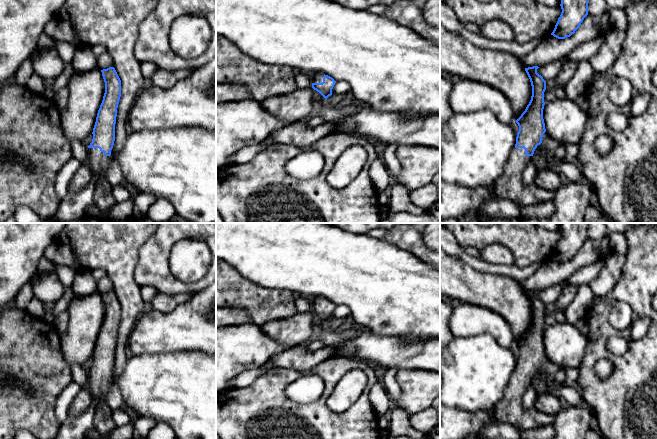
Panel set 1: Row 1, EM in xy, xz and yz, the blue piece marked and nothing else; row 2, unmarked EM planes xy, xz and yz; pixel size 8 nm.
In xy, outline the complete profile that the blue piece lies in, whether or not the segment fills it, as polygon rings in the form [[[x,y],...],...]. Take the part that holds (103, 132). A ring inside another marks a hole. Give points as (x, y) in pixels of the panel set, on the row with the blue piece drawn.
[[[114,67],[101,70],[105,93],[93,128],[93,139],[88,146],[88,165],[99,178],[94,190],[94,205],[101,211],[110,211],[116,204],[113,187],[105,177],[111,150],[115,141],[117,108],[121,97],[121,80]]]

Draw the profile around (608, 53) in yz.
[[[610,26],[604,33],[604,42],[599,50],[588,60],[594,73],[608,71],[617,61],[623,43],[626,39],[626,31]]]

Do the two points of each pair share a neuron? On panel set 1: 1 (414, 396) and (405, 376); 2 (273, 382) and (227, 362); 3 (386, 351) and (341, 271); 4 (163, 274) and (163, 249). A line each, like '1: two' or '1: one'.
1: one
2: two
3: two
4: one

